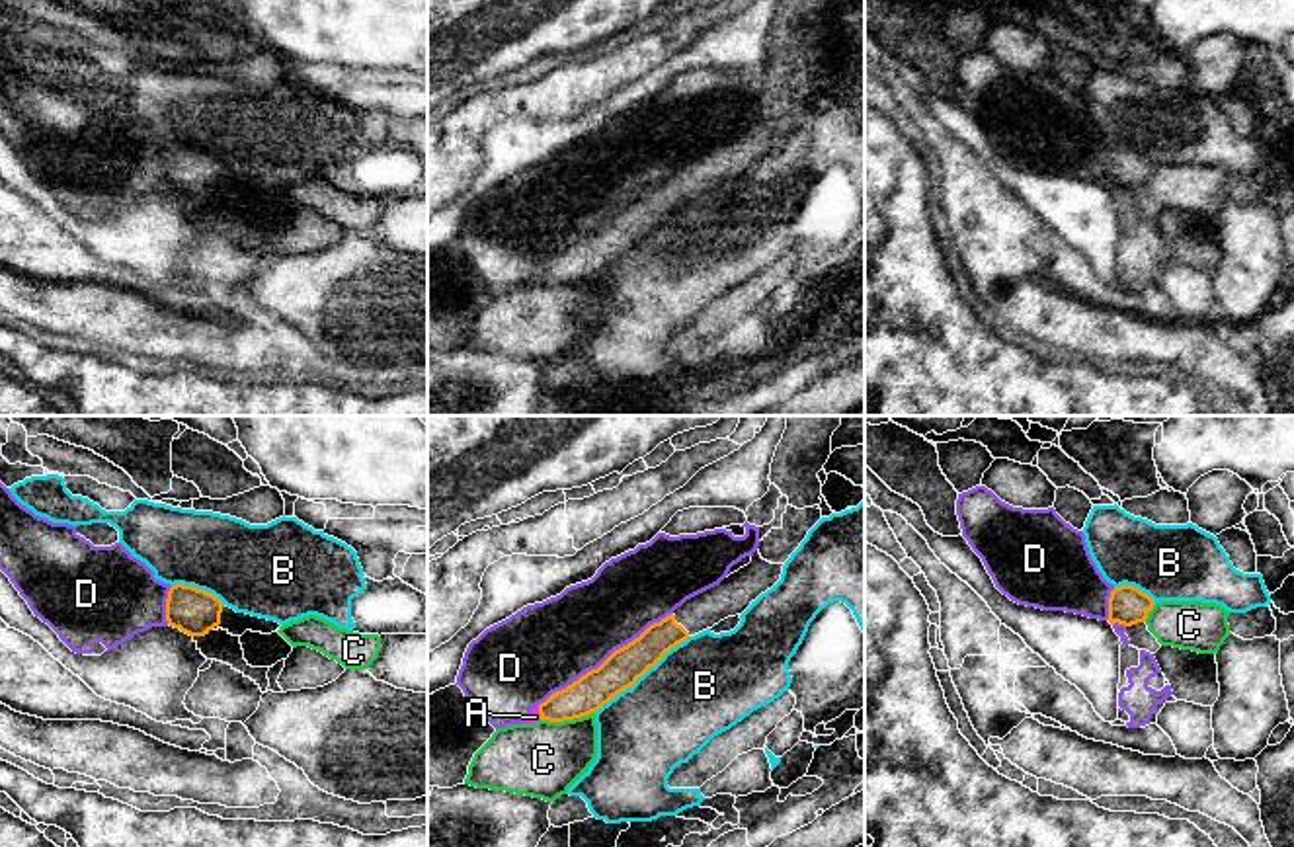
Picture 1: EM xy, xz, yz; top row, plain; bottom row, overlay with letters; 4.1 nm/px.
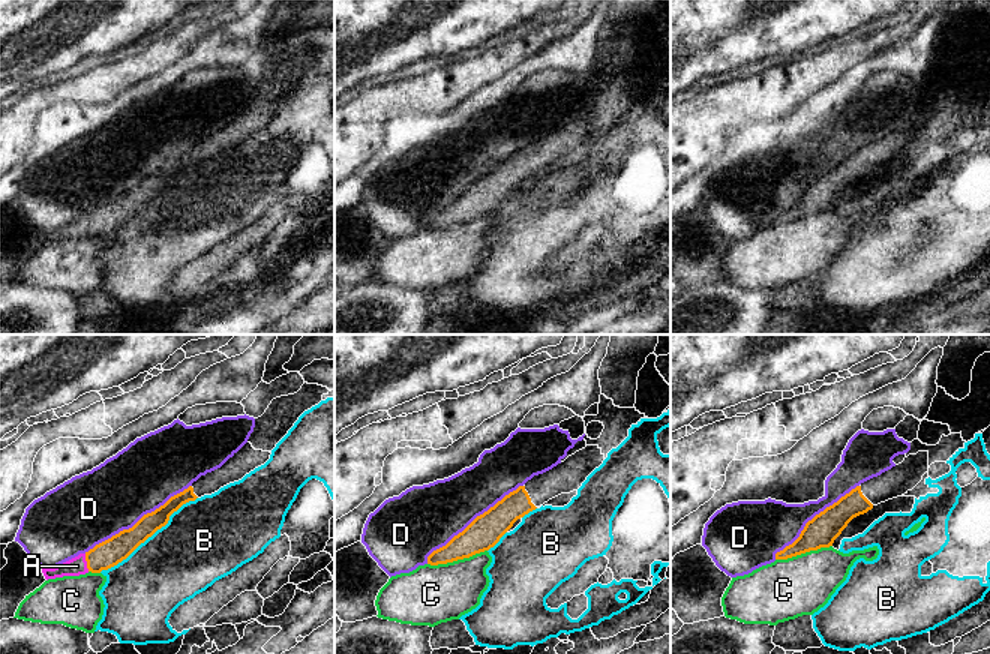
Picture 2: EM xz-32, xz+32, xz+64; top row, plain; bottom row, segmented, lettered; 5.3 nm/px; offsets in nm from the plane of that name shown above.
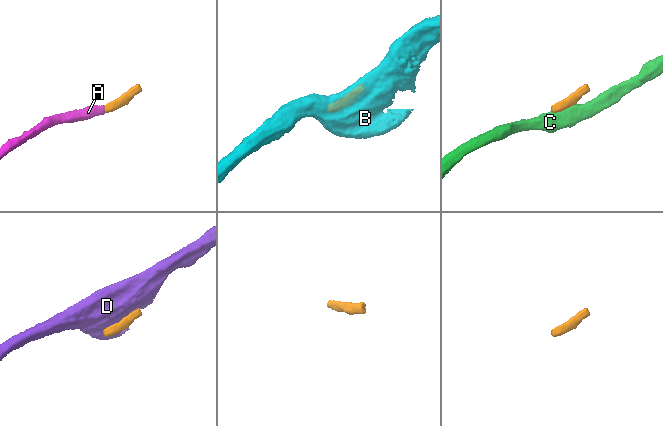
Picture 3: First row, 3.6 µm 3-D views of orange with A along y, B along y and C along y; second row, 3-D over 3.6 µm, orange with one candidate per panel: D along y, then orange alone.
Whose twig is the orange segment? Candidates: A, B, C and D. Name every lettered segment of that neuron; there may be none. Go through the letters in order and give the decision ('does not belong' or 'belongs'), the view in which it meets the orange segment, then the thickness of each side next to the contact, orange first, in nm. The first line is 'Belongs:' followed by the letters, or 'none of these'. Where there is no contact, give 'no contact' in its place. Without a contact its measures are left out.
Belongs: A
A: belongs; contact in xz; calibres 150 and 50 nm
B: does not belong; contact in xz; calibres 150 and 400 nm
C: does not belong; contact in xz; calibres 150 and 320 nm
D: does not belong; contact in xz; calibres 150 and 360 nm

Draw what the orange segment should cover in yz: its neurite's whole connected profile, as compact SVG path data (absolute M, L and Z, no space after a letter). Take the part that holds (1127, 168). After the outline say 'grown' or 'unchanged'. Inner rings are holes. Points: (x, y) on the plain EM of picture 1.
M1120 148L1111 154L1109 160L1109 185L1132 189L1146 185L1148 176L1153 172L1153 162L1134 148Z; unchanged

